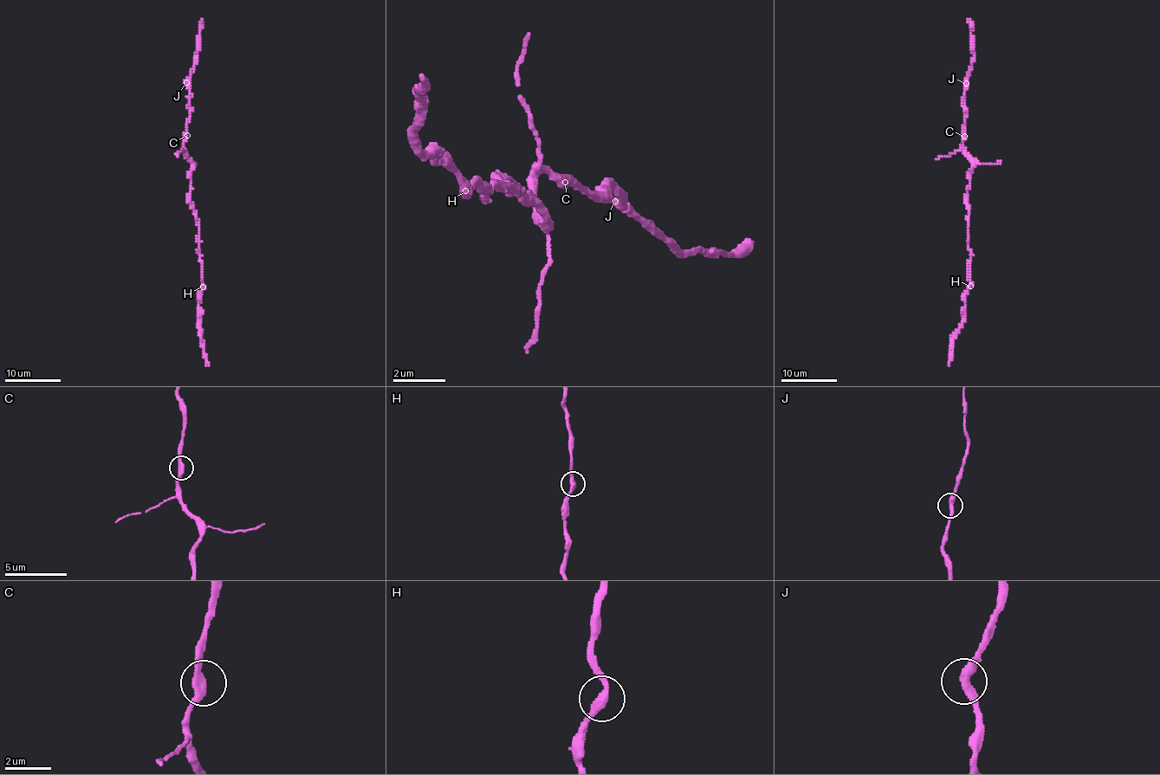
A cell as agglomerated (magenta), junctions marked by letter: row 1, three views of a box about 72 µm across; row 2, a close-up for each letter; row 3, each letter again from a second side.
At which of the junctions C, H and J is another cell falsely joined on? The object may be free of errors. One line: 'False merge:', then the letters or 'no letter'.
False merge: no letter

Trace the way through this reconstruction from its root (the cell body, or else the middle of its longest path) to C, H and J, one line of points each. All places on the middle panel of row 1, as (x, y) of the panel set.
C: (509, 182), (515, 196), (533, 199), (551, 222), (536, 203), (536, 178), (541, 173), (565, 182)
H: (509, 182), (497, 179), (505, 190), (514, 189), (488, 182), (489, 200), (476, 190), (482, 183), (467, 192)
J: (509, 182), (551, 222), (533, 191), (541, 173), (604, 196), (612, 184), (625, 200), (615, 201)

